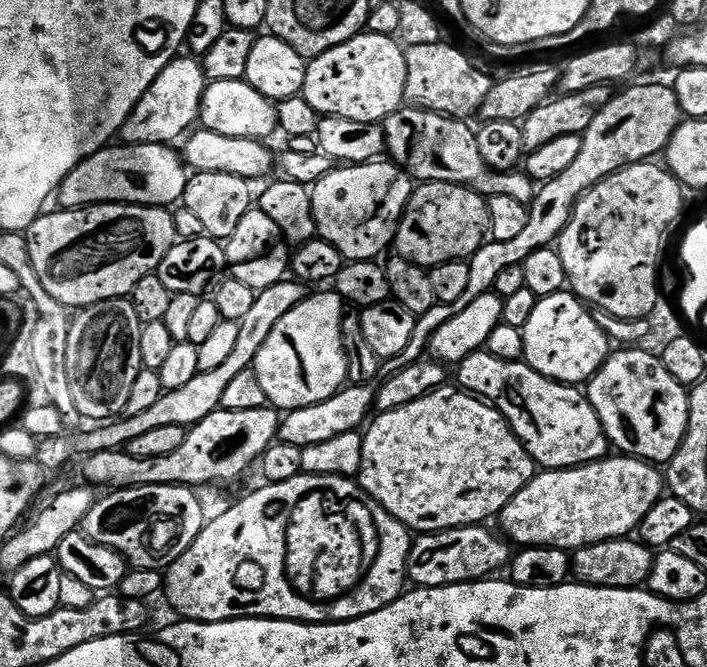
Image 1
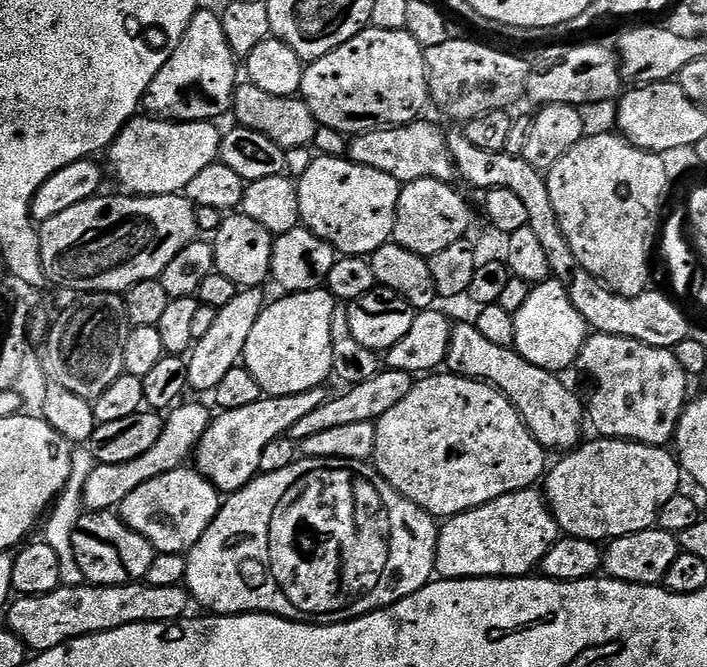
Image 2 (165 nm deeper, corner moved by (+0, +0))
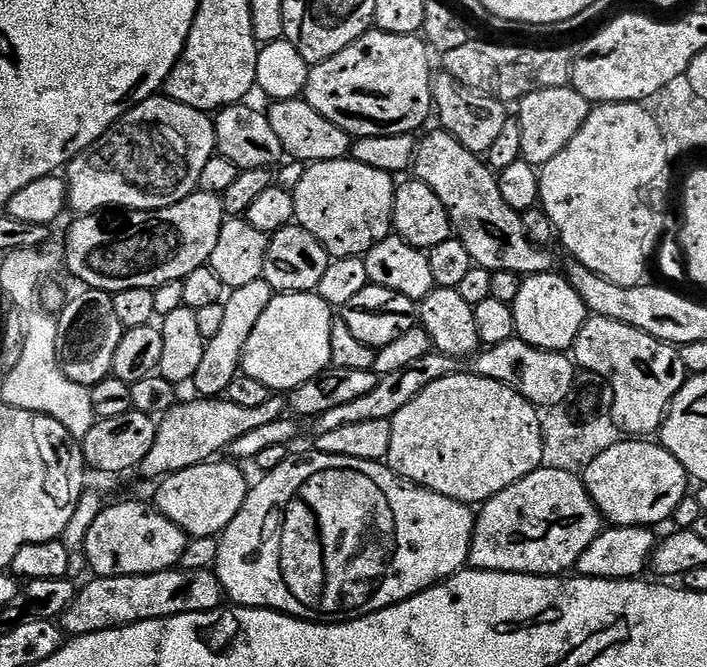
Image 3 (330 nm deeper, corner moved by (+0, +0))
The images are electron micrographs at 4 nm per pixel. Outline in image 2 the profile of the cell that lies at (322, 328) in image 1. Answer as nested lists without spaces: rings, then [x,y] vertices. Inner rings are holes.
[[[316,288],[313,292],[293,292],[281,295],[281,300],[269,303],[254,322],[254,330],[250,330],[250,339],[246,342],[246,350],[242,361],[243,367],[258,378],[258,386],[268,396],[293,396],[311,388],[321,387],[332,370],[332,326],[337,319],[338,301],[331,292],[324,288]]]

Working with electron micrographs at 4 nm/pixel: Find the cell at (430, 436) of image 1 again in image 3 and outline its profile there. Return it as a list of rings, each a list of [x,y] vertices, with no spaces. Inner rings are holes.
[[[471,374],[447,376],[426,386],[418,398],[411,400],[391,418],[390,450],[386,461],[393,472],[419,488],[429,488],[446,498],[454,498],[469,506],[483,505],[502,490],[514,486],[543,462],[542,426],[539,411],[522,394],[502,382]]]

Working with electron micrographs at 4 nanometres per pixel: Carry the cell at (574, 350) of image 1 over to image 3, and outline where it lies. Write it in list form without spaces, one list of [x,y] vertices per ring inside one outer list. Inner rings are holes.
[[[555,271],[528,274],[521,279],[518,298],[512,303],[516,336],[530,346],[567,353],[573,347],[590,313],[574,286]]]

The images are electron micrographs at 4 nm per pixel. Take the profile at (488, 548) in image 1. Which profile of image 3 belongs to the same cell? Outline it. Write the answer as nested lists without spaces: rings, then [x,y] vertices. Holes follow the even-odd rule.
[[[540,467],[484,501],[476,518],[468,564],[482,572],[564,576],[575,569],[578,558],[601,531],[602,517],[583,479],[575,472]]]

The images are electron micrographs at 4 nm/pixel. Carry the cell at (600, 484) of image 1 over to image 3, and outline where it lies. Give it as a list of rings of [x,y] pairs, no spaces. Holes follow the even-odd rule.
[[[624,438],[620,443],[611,446],[590,463],[588,468],[582,472],[584,485],[588,487],[588,492],[592,495],[592,501],[596,504],[601,517],[609,525],[617,528],[652,528],[665,520],[671,521],[674,510],[678,502],[682,502],[684,497],[689,495],[690,477],[688,471],[659,443],[653,444],[644,438]]]

